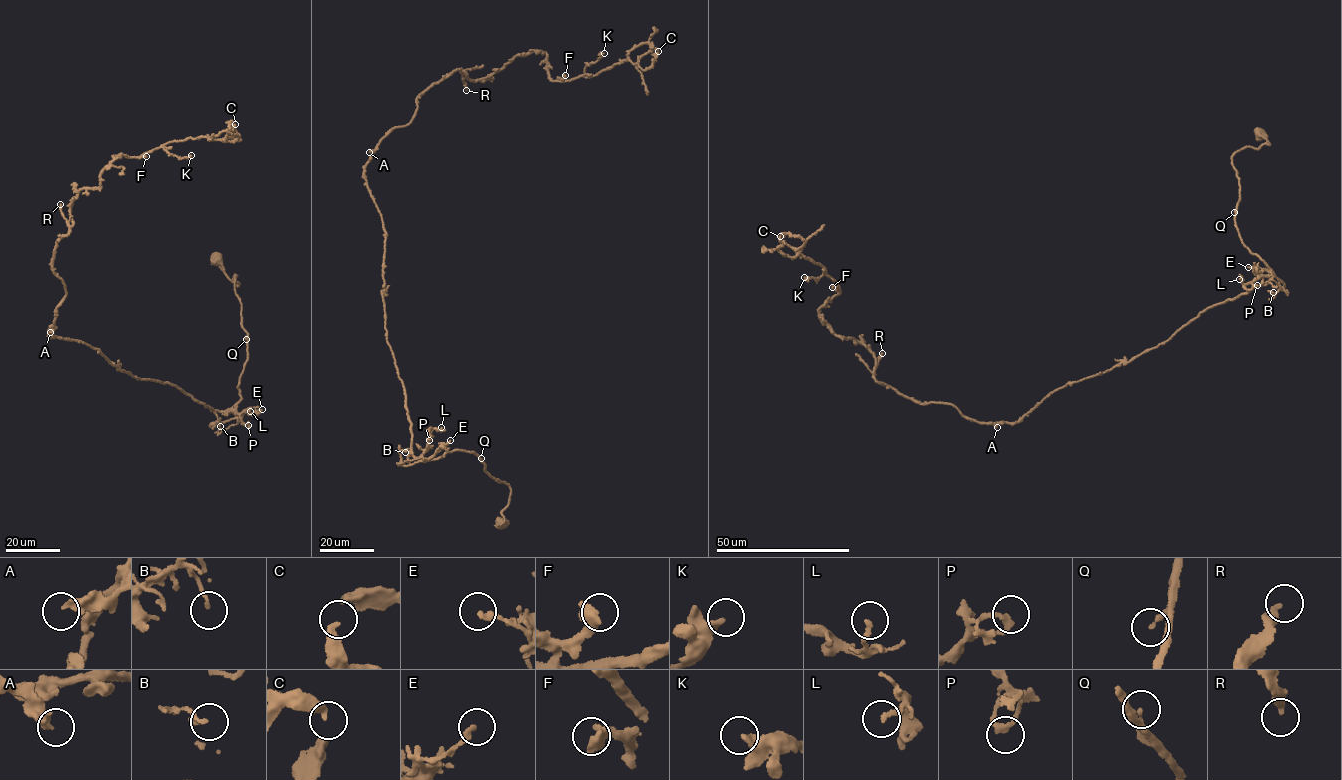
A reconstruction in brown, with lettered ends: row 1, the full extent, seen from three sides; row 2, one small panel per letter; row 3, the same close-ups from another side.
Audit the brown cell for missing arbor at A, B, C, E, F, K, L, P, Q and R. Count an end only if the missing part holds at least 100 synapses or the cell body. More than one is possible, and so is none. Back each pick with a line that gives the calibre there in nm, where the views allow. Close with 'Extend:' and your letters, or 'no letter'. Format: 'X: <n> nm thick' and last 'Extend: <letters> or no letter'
Extend: no letter

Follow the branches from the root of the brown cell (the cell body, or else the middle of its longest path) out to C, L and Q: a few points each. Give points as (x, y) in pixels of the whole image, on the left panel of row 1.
C: (215, 259), (237, 276), (247, 335), (231, 408), (48, 333), (79, 191), (122, 154), (224, 141), (235, 124)
L: (215, 259), (238, 285), (232, 281), (237, 276), (247, 335), (241, 399), (227, 410), (250, 411)
Q: (215, 259), (238, 285), (232, 281), (237, 276), (234, 289), (246, 339)

